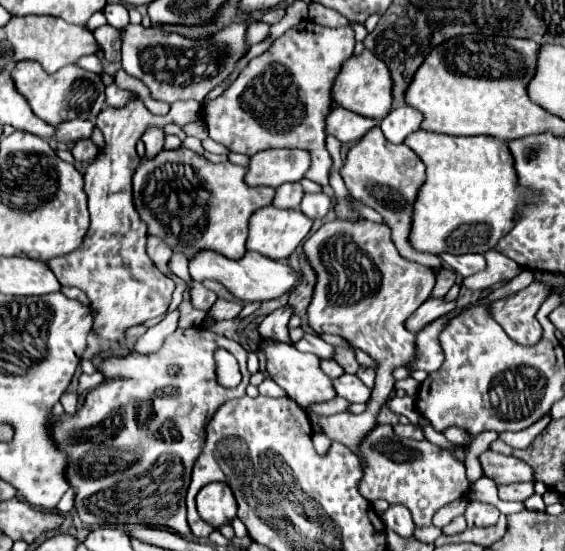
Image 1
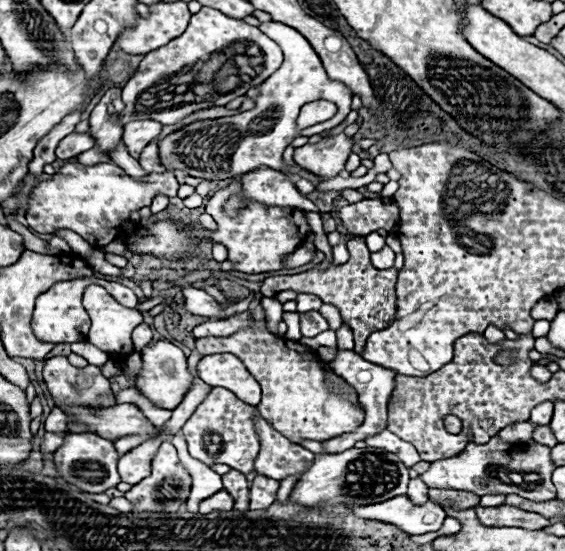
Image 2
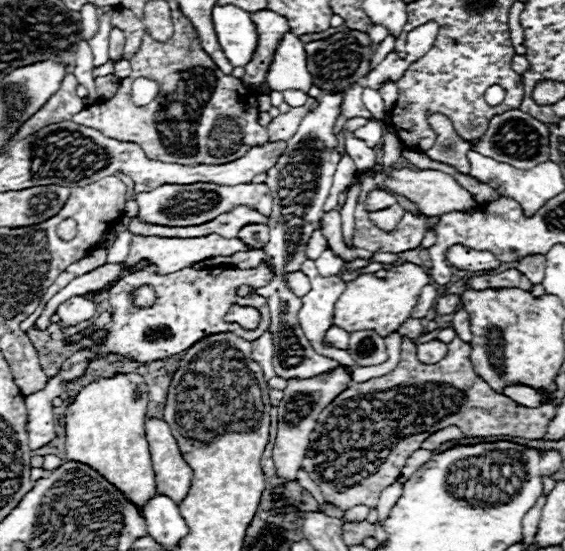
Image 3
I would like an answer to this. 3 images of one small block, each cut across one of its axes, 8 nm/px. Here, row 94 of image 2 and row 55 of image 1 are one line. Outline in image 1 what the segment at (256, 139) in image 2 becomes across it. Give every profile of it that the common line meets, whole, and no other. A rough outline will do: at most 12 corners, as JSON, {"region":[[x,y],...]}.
{"region":[[302,20],[204,102],[246,156],[304,148],[326,186],[330,90],[350,26]]}

